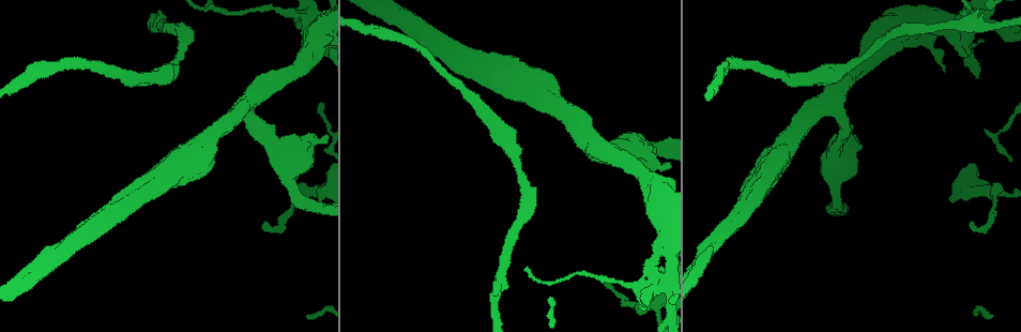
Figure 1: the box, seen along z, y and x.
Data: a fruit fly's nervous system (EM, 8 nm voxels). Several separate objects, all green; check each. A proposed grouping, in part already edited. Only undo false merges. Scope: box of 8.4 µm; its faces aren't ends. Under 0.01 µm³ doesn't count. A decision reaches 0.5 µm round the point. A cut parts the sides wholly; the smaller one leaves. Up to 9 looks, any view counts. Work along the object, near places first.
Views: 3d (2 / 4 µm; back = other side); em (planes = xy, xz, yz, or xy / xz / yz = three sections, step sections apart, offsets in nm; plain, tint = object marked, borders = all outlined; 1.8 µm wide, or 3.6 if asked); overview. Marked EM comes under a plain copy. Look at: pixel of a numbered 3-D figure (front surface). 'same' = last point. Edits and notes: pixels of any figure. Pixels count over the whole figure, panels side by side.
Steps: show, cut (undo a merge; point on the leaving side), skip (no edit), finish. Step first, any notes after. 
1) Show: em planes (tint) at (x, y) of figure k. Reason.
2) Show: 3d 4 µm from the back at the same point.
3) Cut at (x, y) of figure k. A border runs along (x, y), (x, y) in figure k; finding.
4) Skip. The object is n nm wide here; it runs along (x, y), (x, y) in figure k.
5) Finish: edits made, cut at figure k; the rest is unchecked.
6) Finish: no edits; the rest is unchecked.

Show: em 3.6 µm planes (tint) at (816, 80) of figure 1. Thick turns thin.

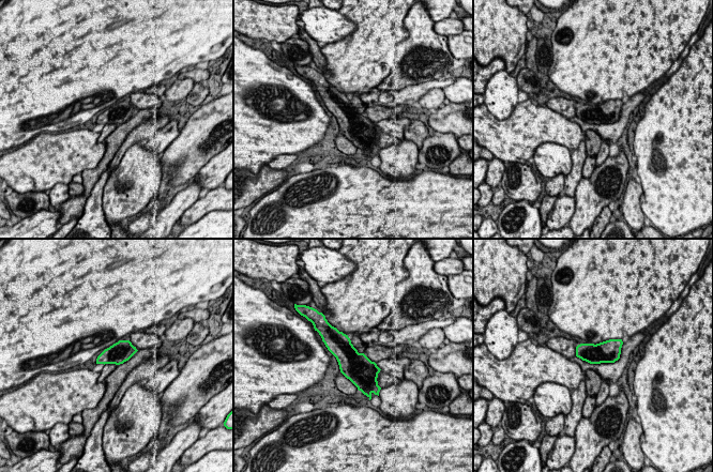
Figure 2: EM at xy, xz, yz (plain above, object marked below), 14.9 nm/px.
Skip. Continuous, no second neuron.

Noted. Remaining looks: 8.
Show: em xz step 8 (tint) at (832, 98) of figure 1. Two arms in line, one across.

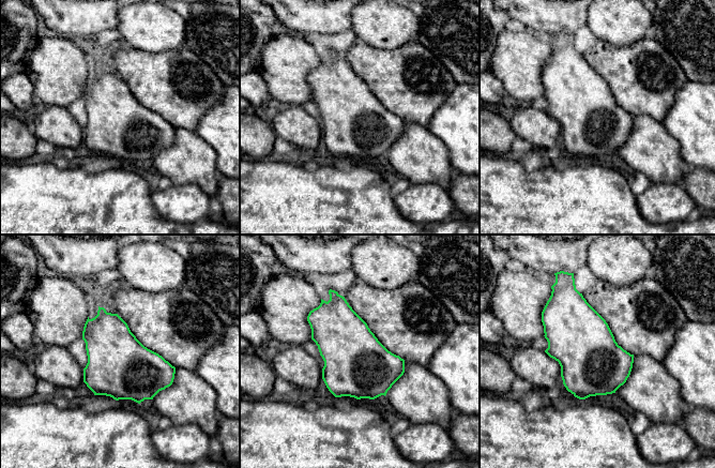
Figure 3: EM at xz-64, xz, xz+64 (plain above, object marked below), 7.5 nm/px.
Show: em planes (tint) at the same point.

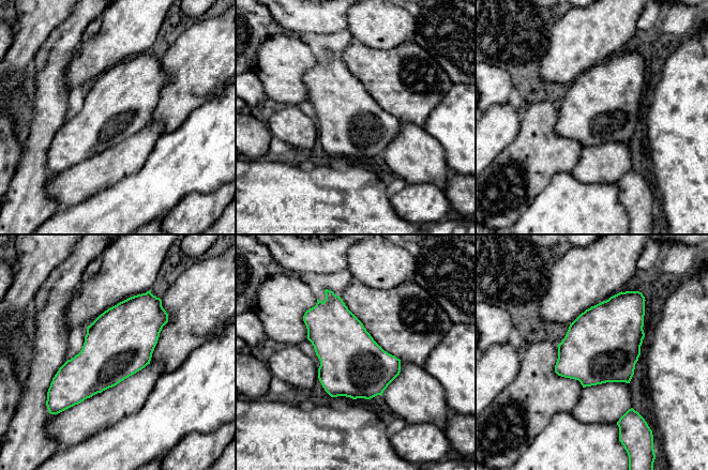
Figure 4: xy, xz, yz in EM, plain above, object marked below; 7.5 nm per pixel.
Skip. One neuron here.

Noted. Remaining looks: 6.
Show: em 3.6 µm planes (tint) at (633, 145) of figure 1. Three arms meet.

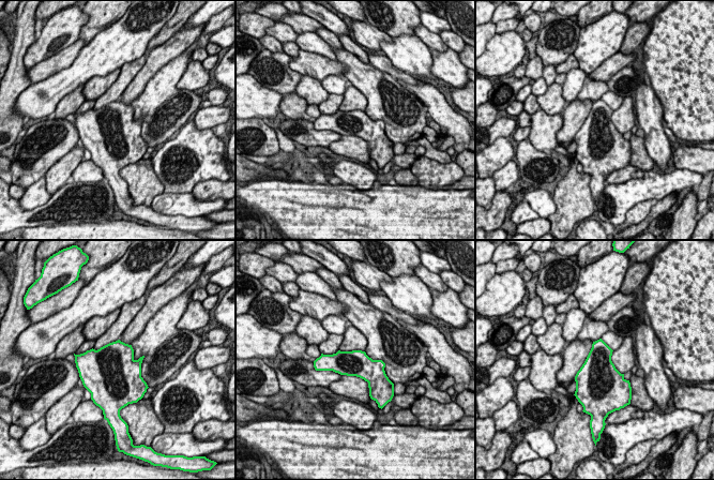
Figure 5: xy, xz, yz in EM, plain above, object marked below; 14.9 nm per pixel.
Skip. All the same neuron.

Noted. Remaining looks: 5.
Show: em planes (tint) at (654, 304) of figure 1. Branch point.

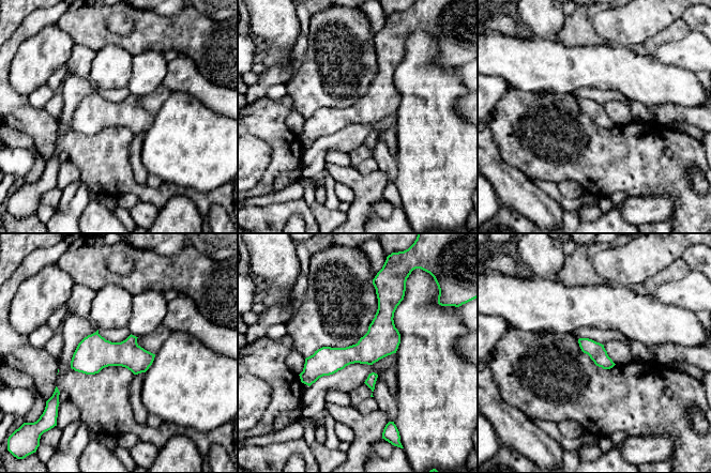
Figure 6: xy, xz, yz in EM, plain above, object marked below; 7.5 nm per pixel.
Skip. It runs along (380, 293), (382, 327), (304, 380) in figure 6; continuous, no second neuron.

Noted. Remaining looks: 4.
Finish: no edits; the rest is unchecked.

